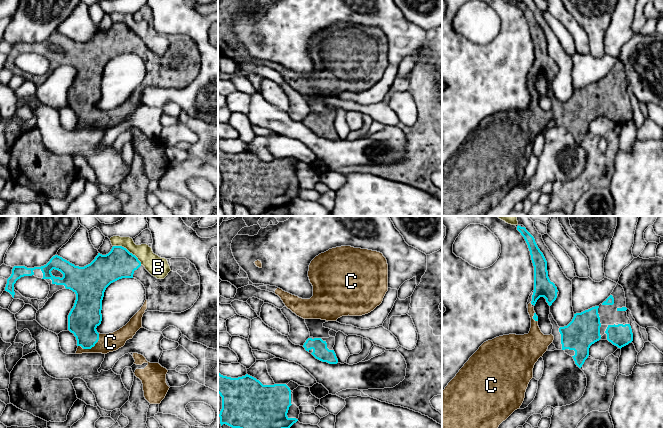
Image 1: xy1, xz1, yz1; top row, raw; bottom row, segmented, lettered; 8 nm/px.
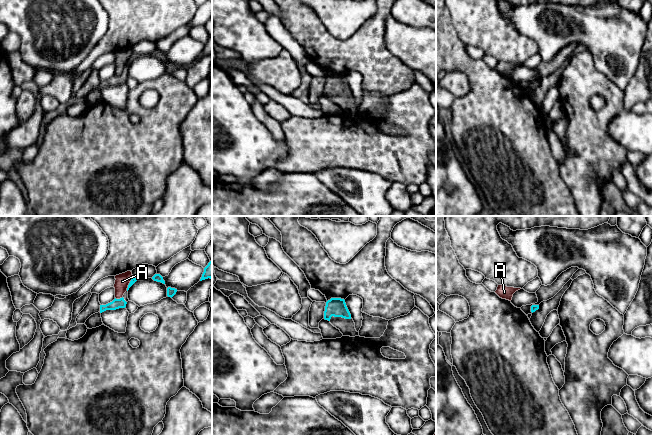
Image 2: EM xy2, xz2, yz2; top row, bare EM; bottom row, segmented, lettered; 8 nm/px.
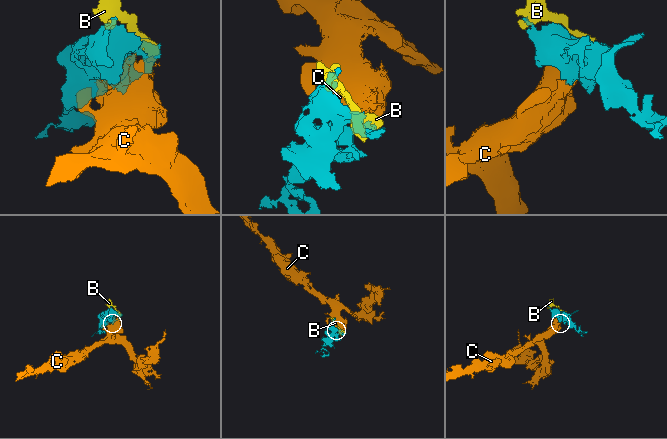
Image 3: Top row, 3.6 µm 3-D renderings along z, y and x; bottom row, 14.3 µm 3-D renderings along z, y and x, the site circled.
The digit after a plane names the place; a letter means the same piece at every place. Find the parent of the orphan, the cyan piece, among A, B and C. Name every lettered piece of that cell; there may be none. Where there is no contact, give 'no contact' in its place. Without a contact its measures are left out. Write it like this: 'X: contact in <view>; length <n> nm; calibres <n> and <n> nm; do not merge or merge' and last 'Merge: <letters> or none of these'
A: contact in xy2; length 70 nm; calibres 80 and 120 nm; do not merge
B: contact in xy1; length 280 nm; calibres 240 and 150 nm; do not merge
C: contact in xy1; length 200 nm; calibres 260 and 150 nm; merge
Merge: C

